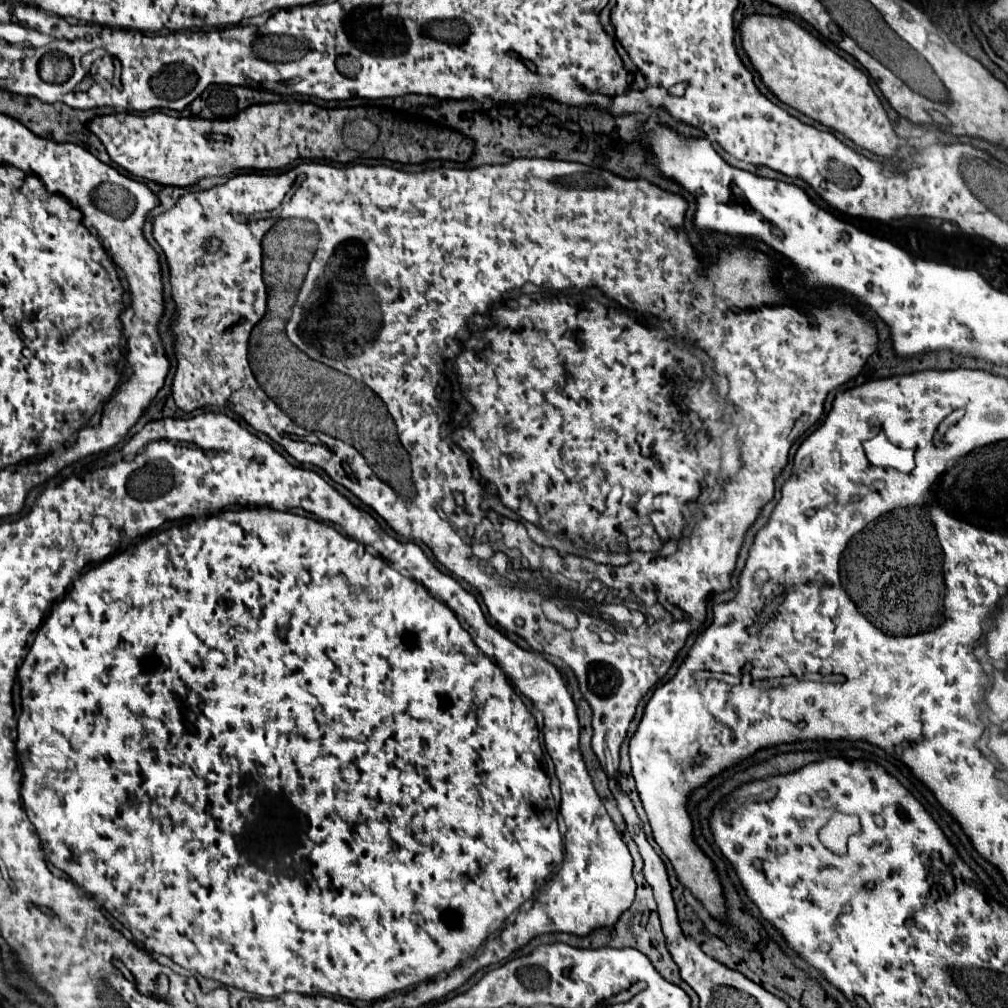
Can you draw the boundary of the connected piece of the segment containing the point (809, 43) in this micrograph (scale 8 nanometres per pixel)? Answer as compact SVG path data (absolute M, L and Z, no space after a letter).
M750 15L740 25L742 45L760 73L764 85L786 105L798 109L806 117L844 133L858 147L882 157L892 157L898 147L898 137L890 119L870 87L868 77L826 47L812 33L788 21L786 17Z

